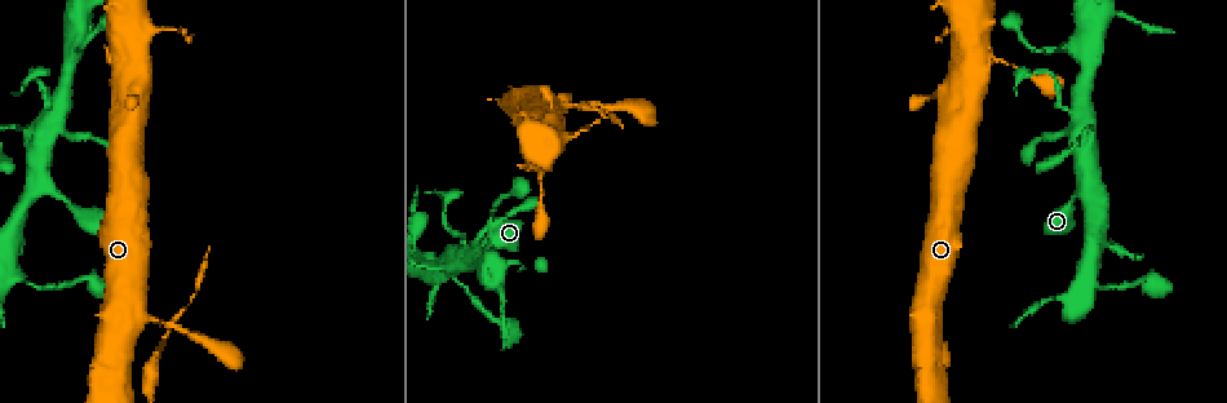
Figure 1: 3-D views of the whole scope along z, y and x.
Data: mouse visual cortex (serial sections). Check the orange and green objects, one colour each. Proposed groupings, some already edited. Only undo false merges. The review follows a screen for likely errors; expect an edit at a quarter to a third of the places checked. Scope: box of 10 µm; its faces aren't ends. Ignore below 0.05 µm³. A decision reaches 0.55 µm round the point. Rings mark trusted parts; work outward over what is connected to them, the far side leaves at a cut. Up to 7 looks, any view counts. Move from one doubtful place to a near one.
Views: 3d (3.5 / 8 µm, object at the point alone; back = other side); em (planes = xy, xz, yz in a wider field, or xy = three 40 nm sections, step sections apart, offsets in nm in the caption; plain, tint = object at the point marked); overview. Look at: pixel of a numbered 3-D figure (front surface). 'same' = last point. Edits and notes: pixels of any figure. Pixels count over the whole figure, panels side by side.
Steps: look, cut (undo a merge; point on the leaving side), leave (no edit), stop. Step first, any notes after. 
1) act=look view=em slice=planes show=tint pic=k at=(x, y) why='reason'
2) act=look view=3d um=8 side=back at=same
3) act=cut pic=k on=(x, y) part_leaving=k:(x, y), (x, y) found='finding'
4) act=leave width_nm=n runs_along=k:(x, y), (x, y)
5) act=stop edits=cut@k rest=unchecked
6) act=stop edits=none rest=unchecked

act=look view=3d um=3.5 pic=1 at=(589, 104) why='side arm on a straight run'

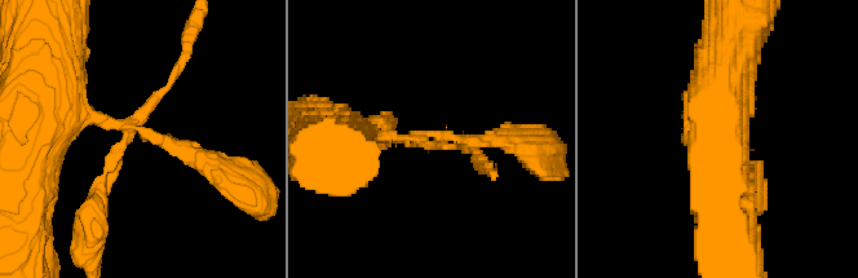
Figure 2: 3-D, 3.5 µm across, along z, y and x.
act=look view=em slice=planes show=tint pic=2 at=(147, 133) why='need the tissue'

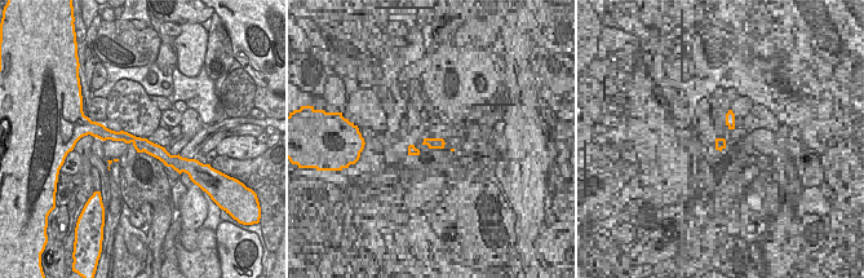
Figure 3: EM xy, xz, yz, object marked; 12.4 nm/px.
act=cut pic=2 on=(107, 175) part_leaving=2:(128, 135), (105, 171), (89, 250) found='a second cell is stuck on'

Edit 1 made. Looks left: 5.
act=look view=3d um=3.5 pic=1 at=(49, 193) why='sharp bend'

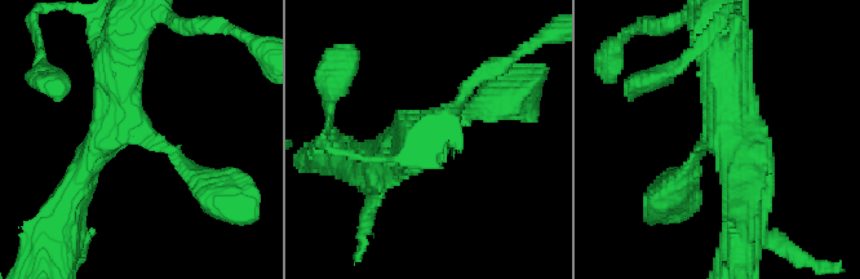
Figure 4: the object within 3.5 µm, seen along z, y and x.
act=look view=em slice=xy step=2 show=tint pic=4 at=(143, 138) arms=3 arm_widths_nm=200,400,600

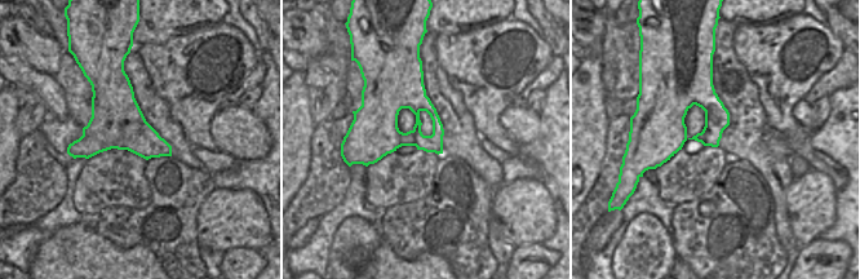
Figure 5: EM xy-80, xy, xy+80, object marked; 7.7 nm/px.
act=look view=em slice=xy step=1 show=tint at=same

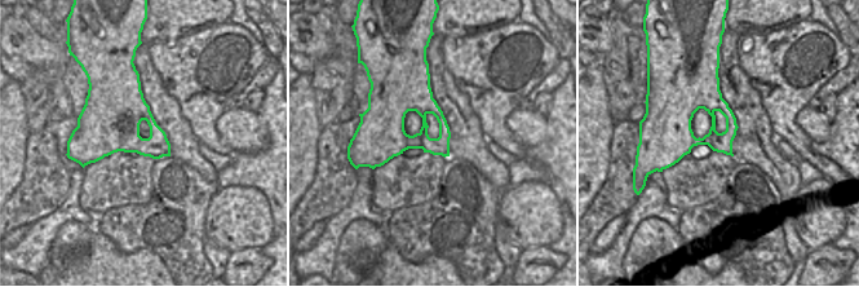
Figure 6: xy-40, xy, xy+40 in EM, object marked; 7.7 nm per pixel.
act=leave runs_along=4:(200, 180), (141, 140), (122, 57) found='one cell here'

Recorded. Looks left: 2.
act=look view=3d um=3.5 side=back pic=1 at=(18, 127) why='thick turns thin'

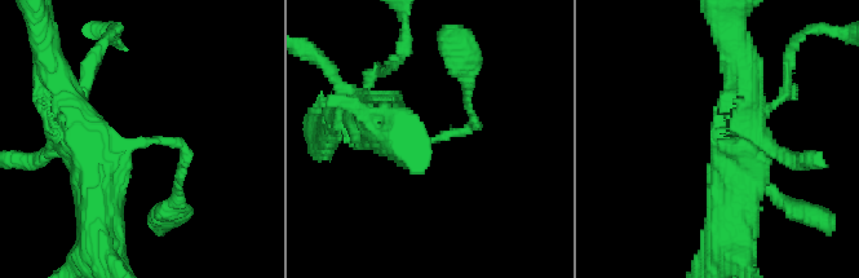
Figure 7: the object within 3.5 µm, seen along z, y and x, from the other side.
act=look view=em slice=xy step=5 show=tint pic=7 at=(431, 140) arm_widths_nm=150,600 why='now the EM'

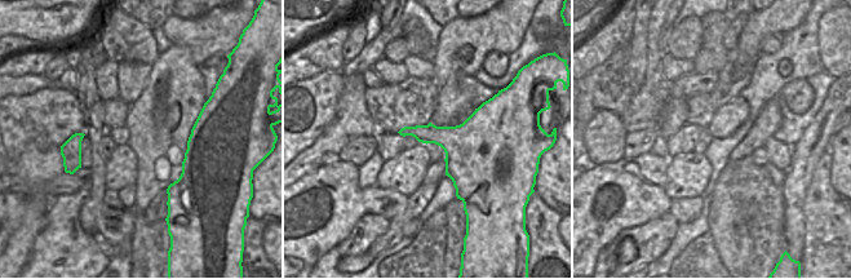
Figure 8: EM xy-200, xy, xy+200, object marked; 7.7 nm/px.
act=leave found='one cell here'

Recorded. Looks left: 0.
act=stop edits=cut@2 rest=unchecked

